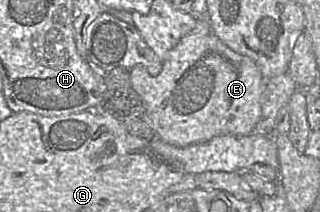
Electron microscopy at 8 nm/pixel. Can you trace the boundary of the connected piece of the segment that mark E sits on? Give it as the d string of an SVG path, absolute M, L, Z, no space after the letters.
M197 17L195 28L167 53L162 60L162 70L159 75L151 76L144 65L136 65L130 69L130 81L132 88L144 103L143 120L155 131L157 138L176 147L186 147L192 144L204 143L218 135L246 136L253 129L261 117L261 95L265 85L263 77L257 64L249 57L238 54L225 45L213 32L207 17Z

